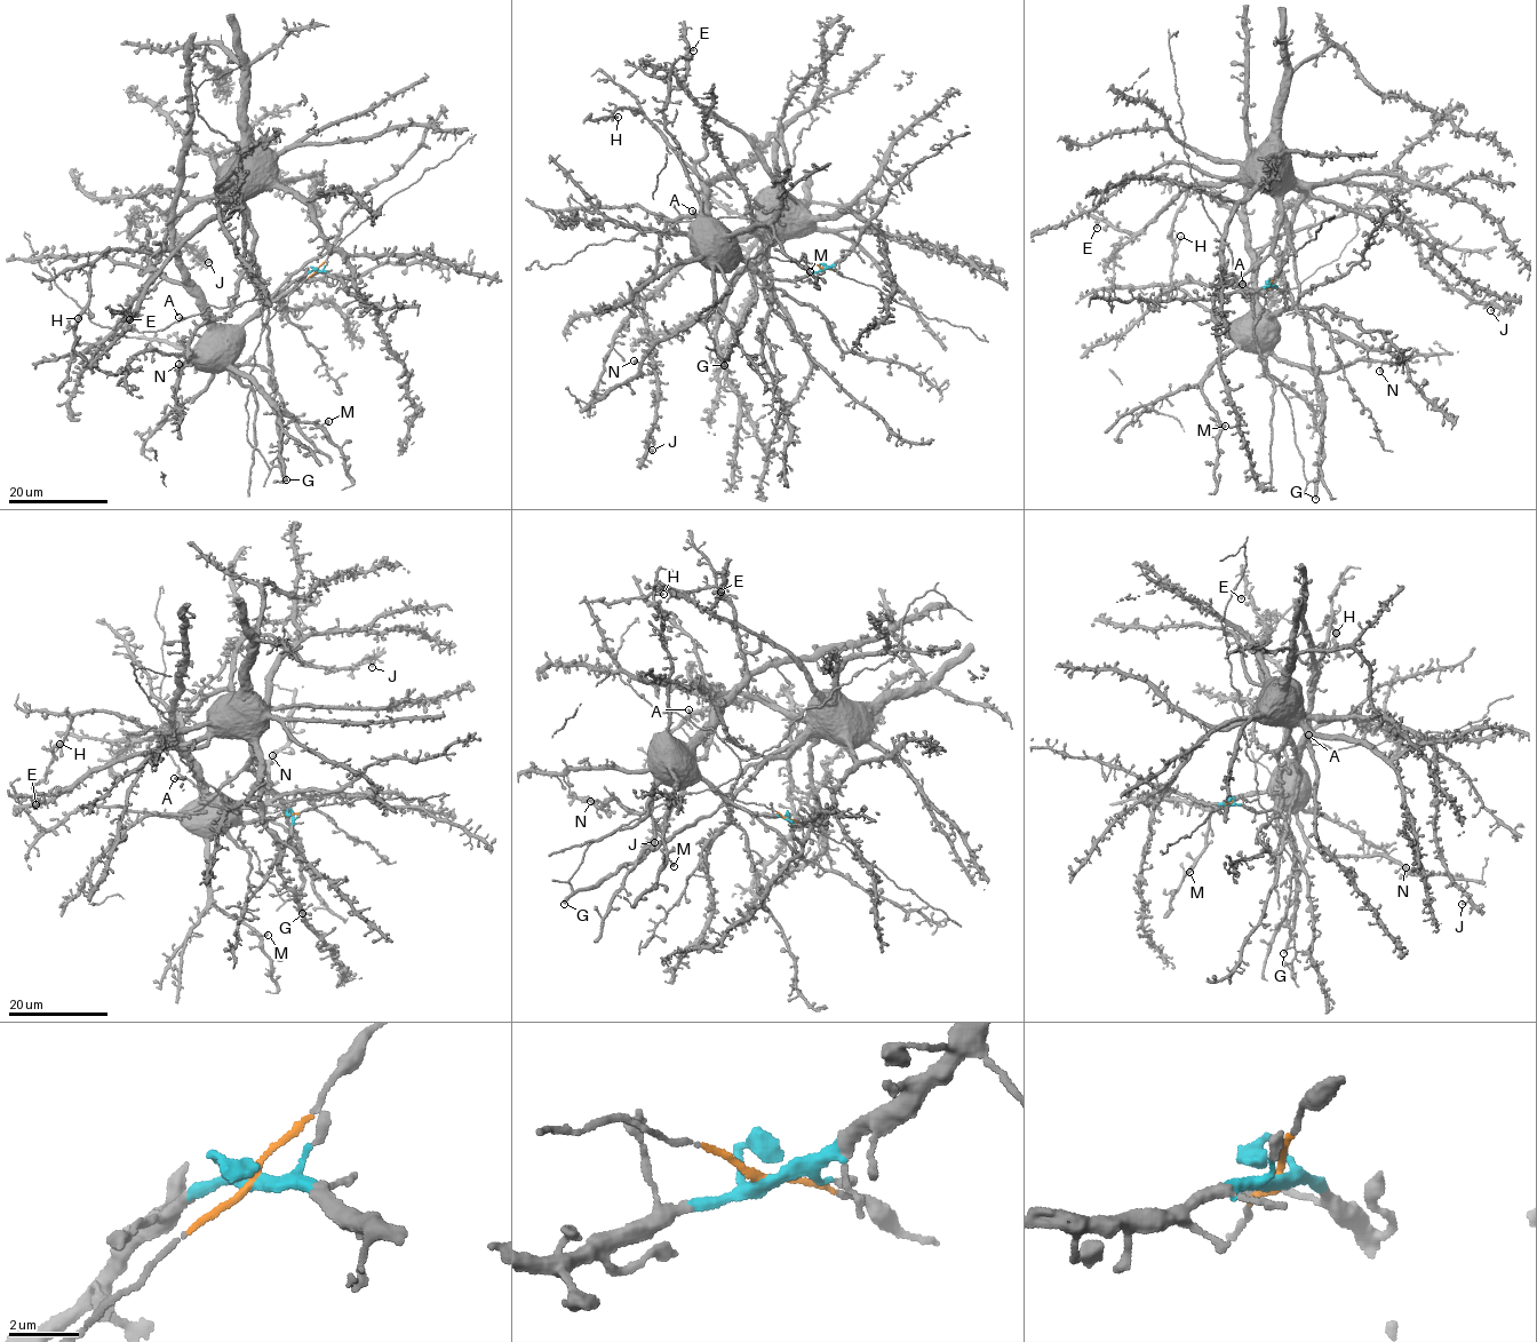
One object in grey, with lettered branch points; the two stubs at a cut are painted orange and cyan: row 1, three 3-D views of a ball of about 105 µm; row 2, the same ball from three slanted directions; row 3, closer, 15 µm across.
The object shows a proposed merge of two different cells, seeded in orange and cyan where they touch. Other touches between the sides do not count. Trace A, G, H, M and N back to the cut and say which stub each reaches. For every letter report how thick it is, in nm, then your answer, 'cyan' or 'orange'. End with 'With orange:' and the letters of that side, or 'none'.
A: 260 nm thick; orange
G: 420 nm thick; orange
H: 420 nm thick; cyan
M: 400 nm thick; cyan
N: 340 nm thick; cyan
With orange: A, G

